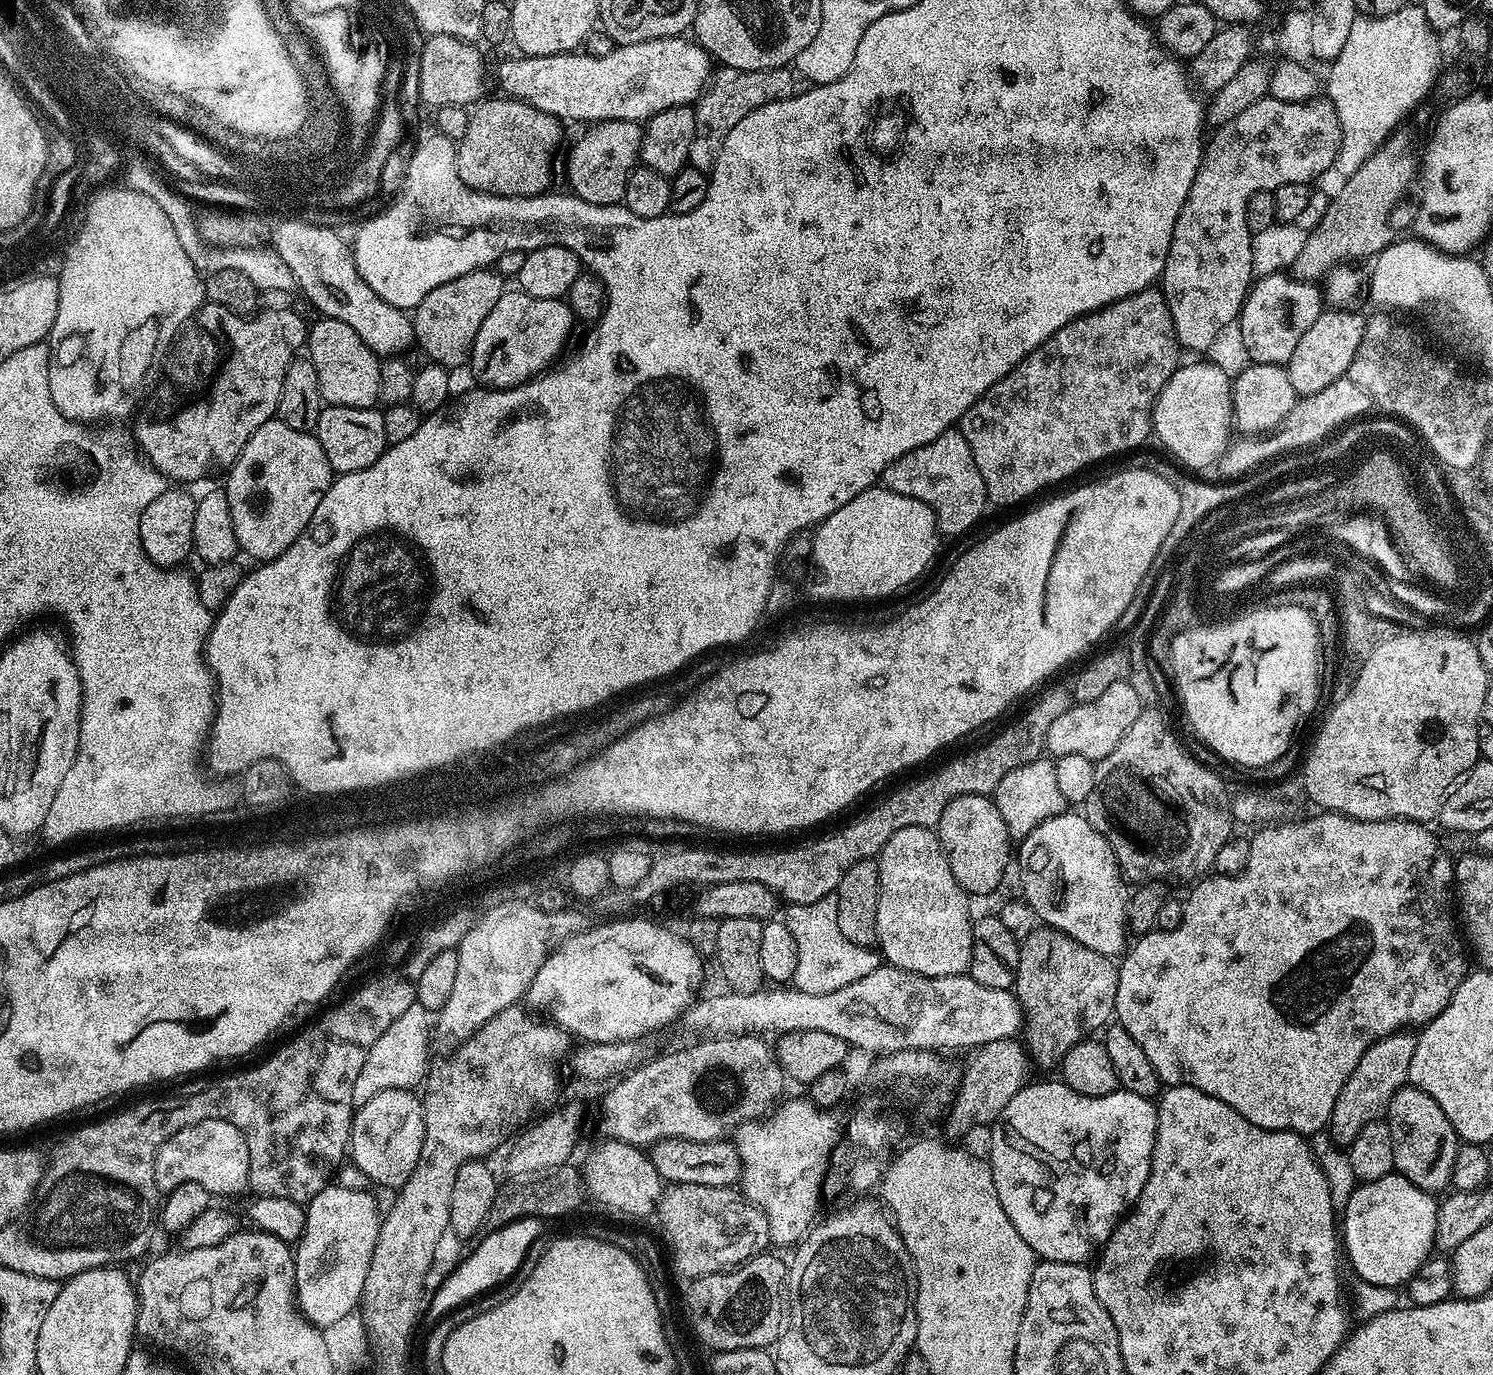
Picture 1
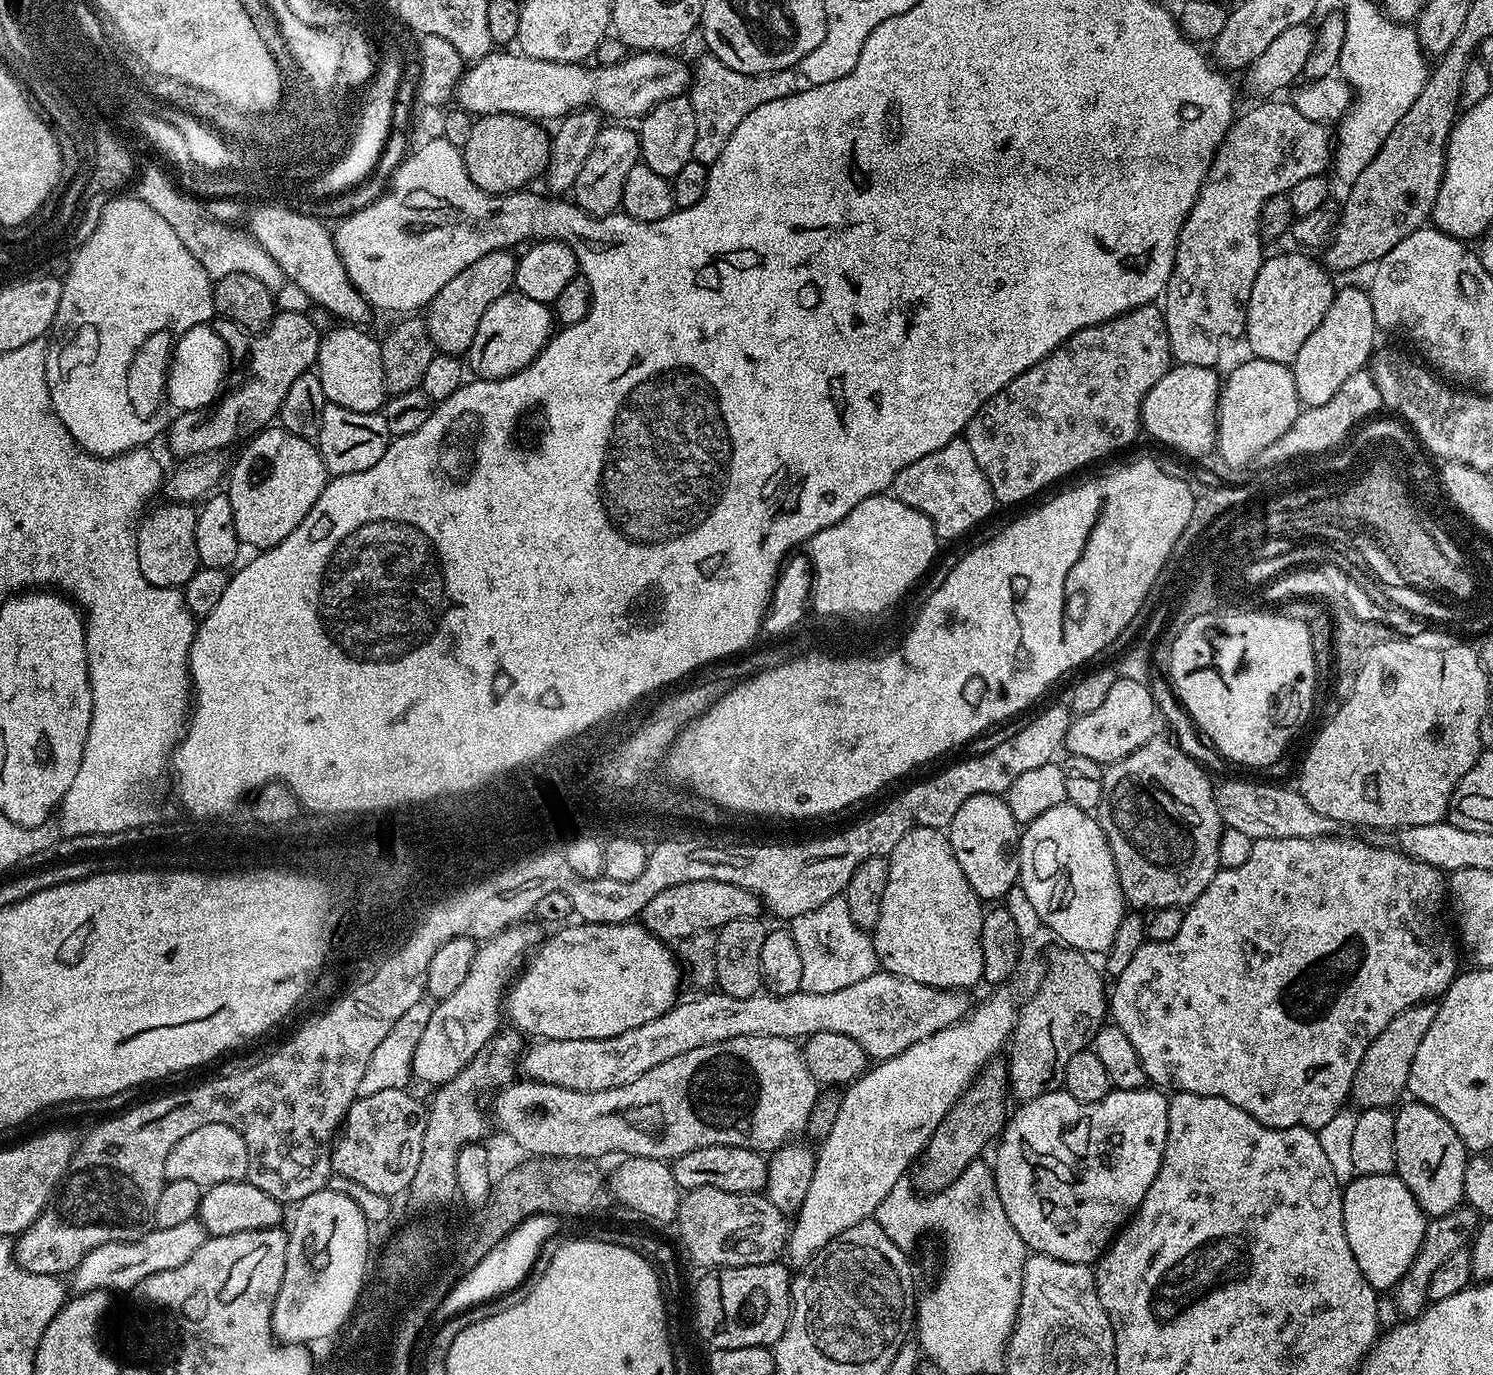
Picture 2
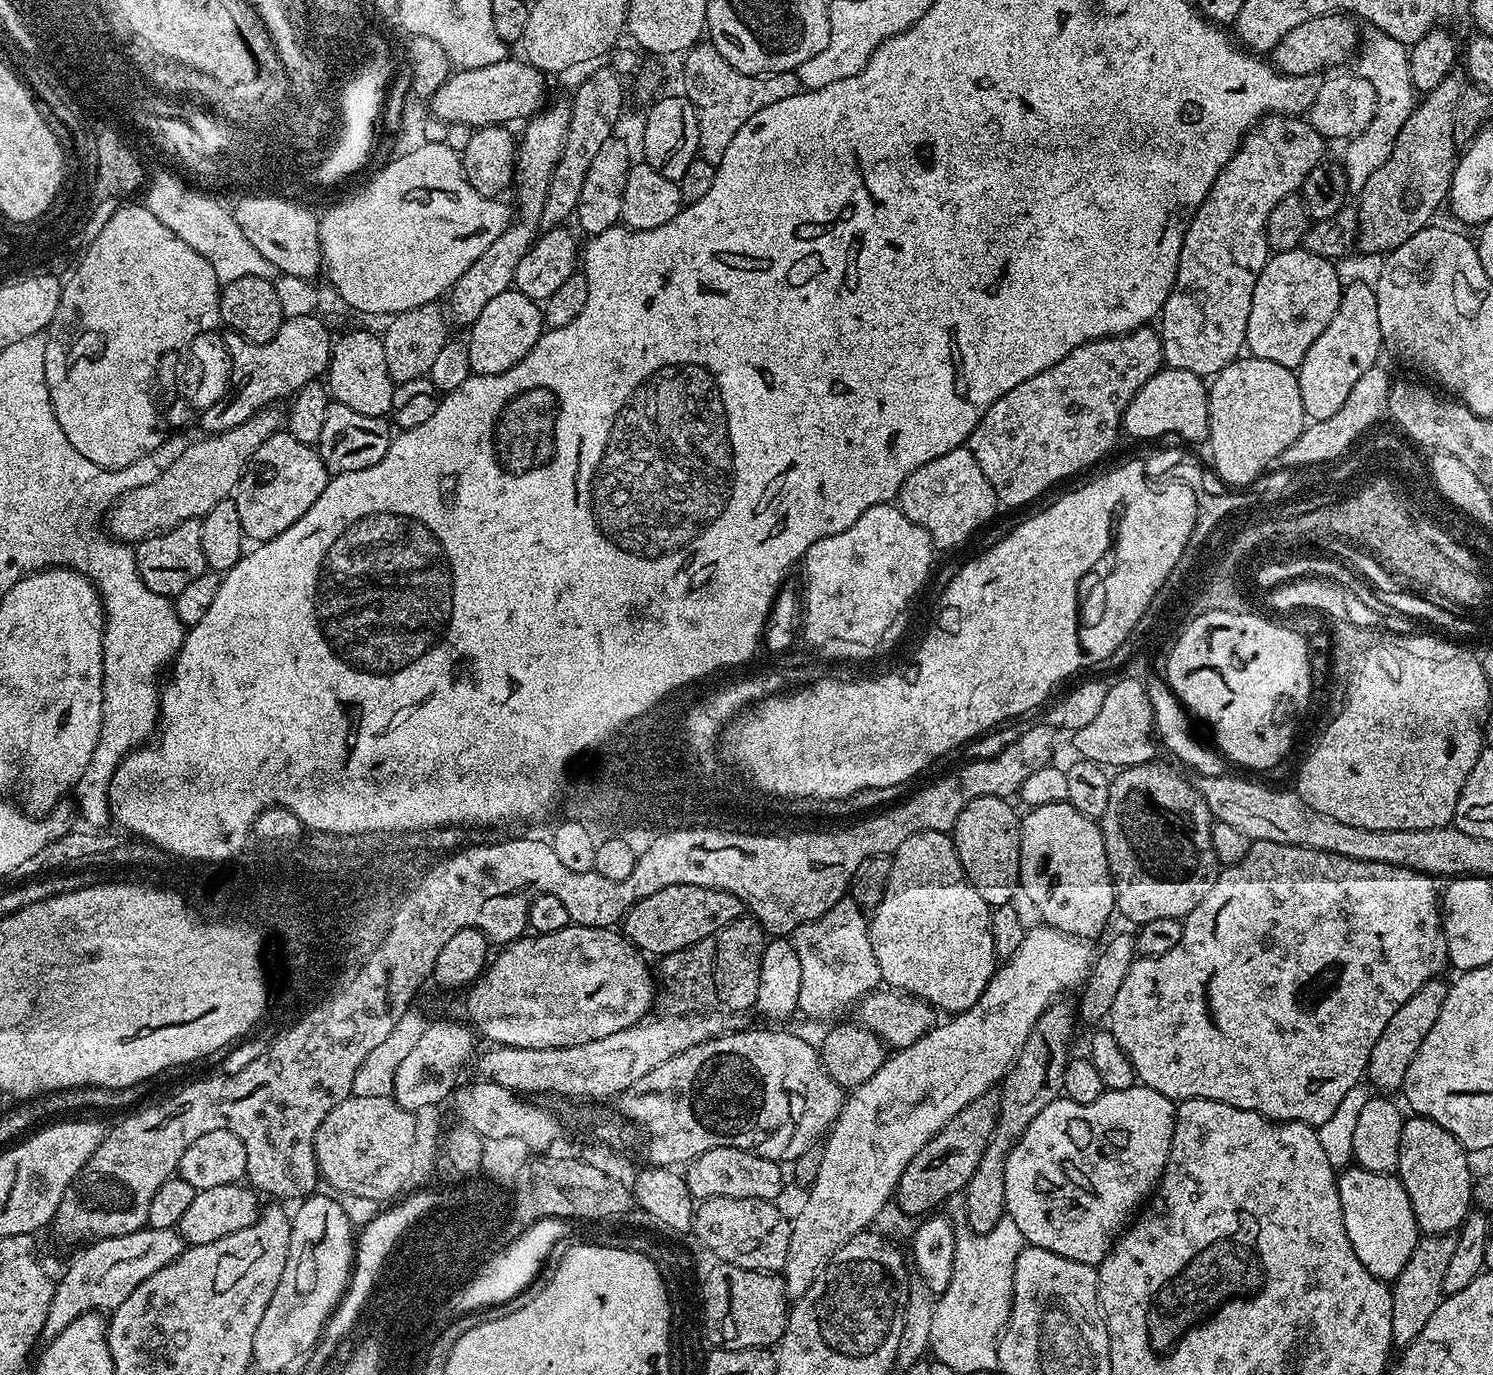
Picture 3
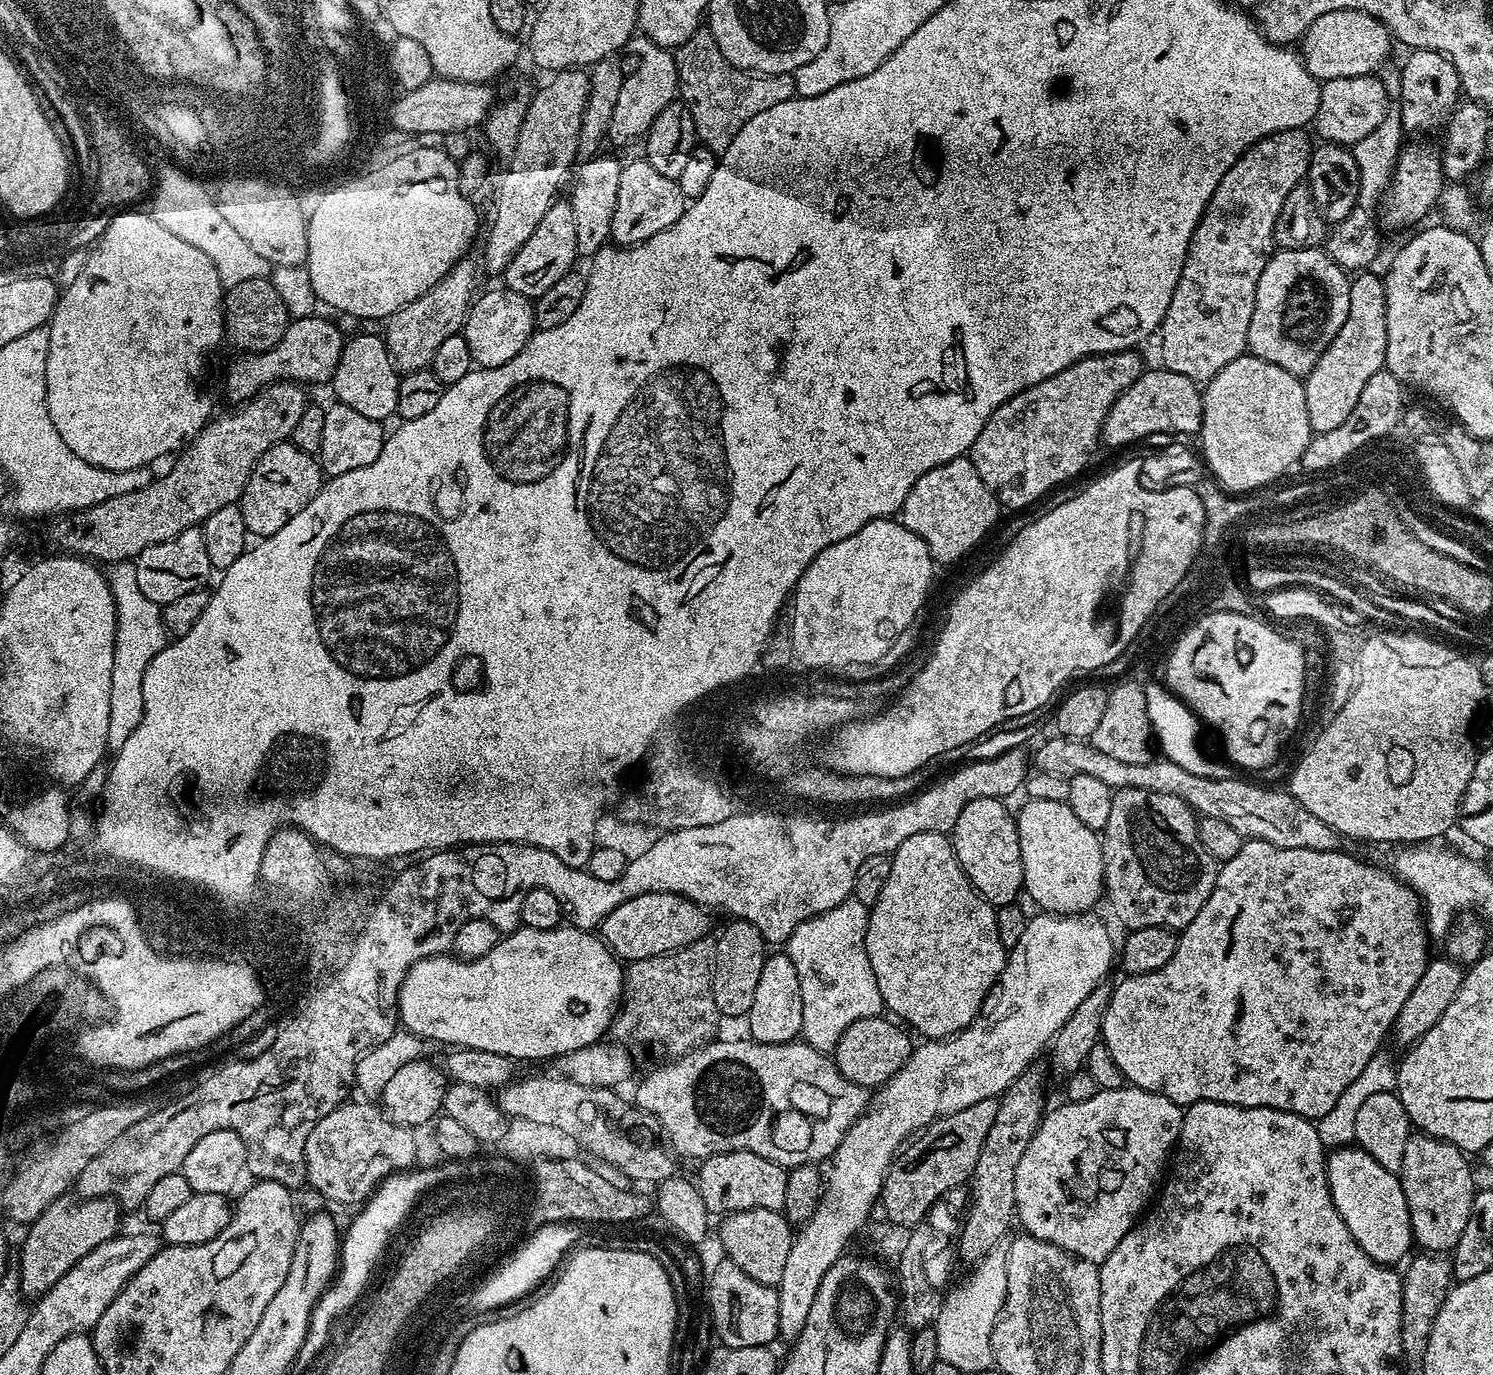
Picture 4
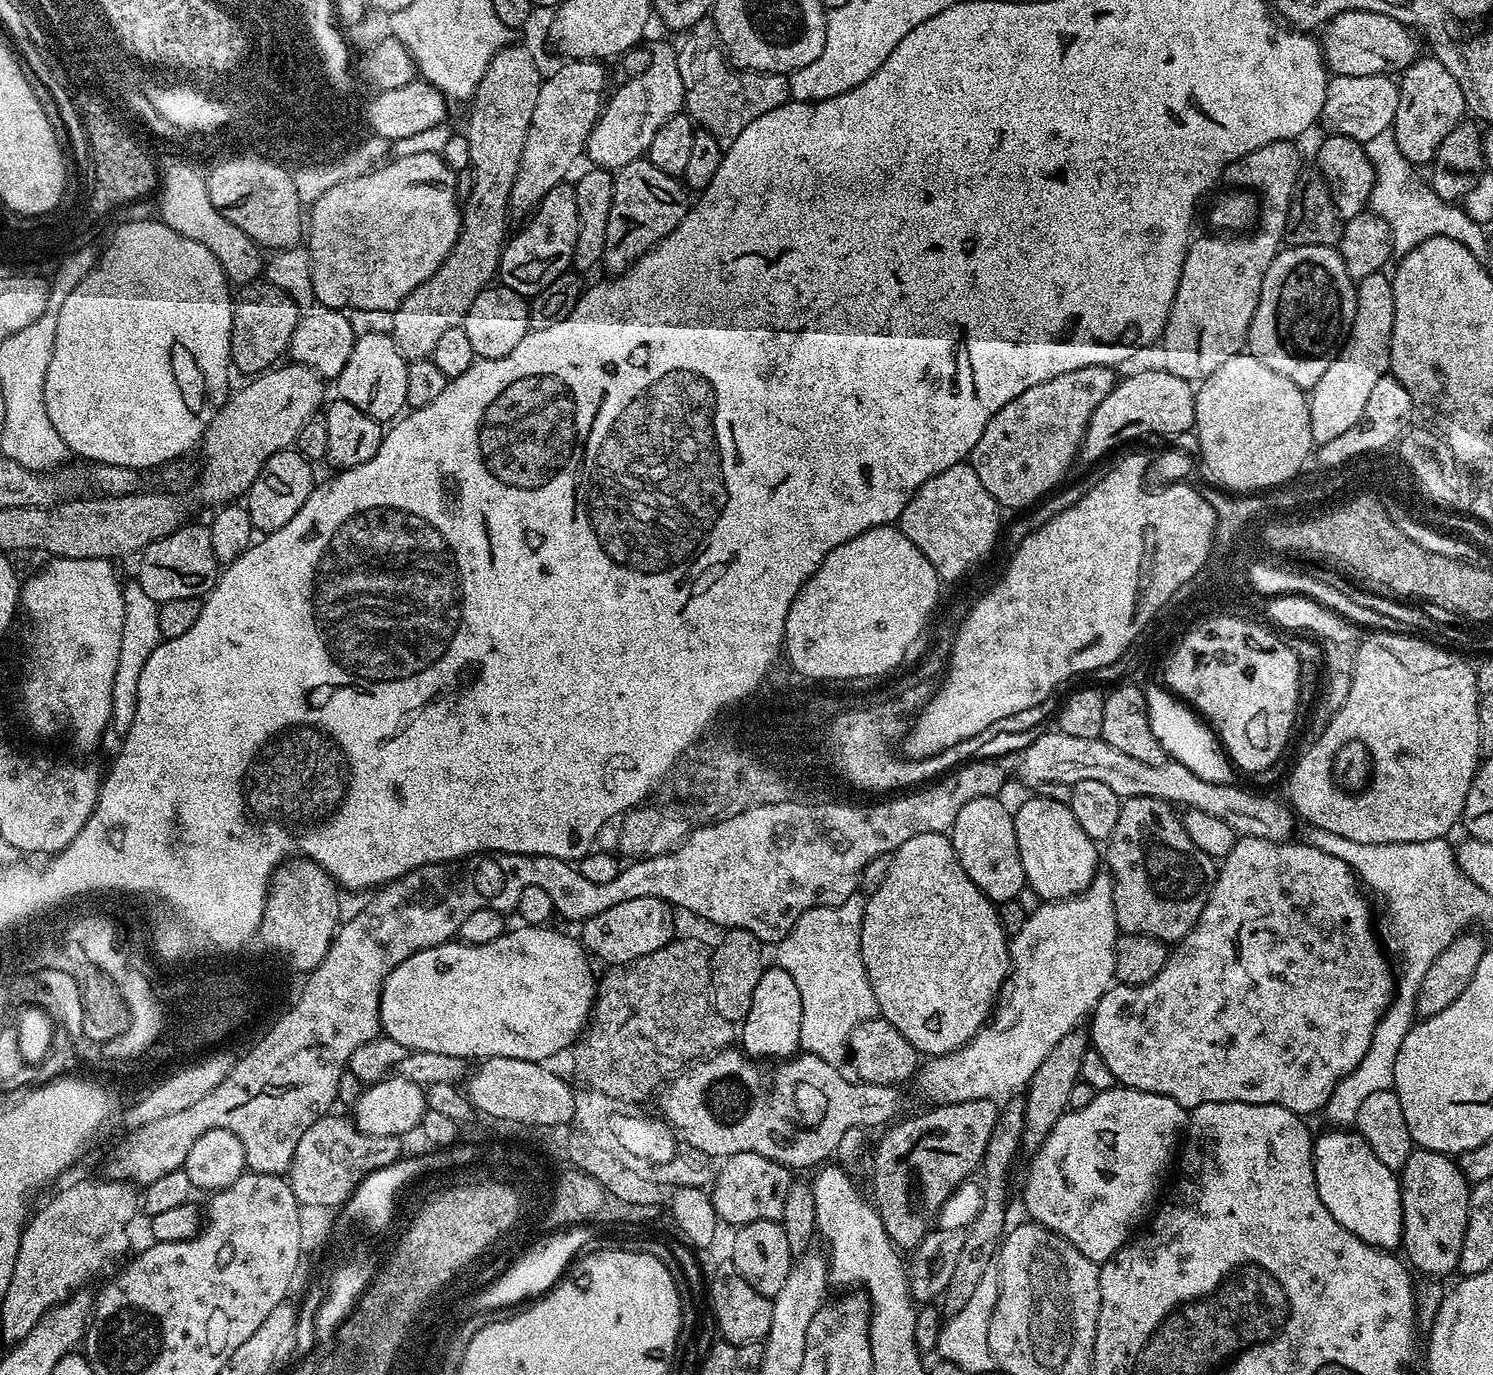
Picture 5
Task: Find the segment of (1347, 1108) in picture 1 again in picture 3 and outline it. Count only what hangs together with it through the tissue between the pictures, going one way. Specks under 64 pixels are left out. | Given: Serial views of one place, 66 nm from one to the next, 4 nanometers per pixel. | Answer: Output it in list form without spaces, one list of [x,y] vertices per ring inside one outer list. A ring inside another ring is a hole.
[[[1437,978],[1426,982],[1418,994],[1398,1006],[1394,1018],[1386,1022],[1386,1030],[1378,1034],[1378,1042],[1374,1042],[1374,1050],[1370,1050],[1366,1080],[1373,1089],[1384,1094],[1396,1094],[1403,1089],[1406,1070],[1410,1070],[1410,1062],[1414,1062],[1414,1054],[1418,1054],[1418,1046],[1430,1034],[1434,1022],[1438,1022],[1438,1014],[1442,1014],[1442,1002],[1446,1002],[1448,984],[1443,979]],[[1376,1087],[1376,1088],[1375,1088]],[[1396,1092],[1396,1093],[1392,1093]]]

